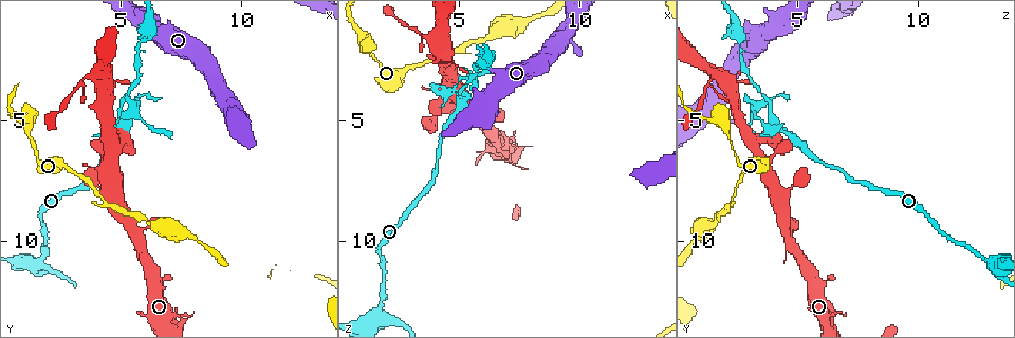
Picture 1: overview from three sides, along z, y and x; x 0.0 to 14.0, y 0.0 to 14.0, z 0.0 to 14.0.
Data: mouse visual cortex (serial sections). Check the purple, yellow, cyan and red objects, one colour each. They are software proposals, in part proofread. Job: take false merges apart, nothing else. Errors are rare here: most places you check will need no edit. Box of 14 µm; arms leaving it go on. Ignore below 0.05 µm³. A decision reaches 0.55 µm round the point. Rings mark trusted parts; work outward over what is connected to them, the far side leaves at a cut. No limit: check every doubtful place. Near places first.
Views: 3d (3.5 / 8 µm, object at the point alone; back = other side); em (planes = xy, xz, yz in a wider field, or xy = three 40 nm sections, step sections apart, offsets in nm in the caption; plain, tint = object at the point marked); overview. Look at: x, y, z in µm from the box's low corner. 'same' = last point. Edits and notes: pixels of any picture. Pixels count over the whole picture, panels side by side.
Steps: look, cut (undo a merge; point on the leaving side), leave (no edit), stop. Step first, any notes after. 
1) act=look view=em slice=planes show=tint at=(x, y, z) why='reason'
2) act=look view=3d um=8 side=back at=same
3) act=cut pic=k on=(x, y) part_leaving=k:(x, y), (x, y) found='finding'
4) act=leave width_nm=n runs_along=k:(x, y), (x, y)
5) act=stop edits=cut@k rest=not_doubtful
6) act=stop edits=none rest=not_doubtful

act=look view=3d um=3.5 at=(5.1, 5.2, 4.0) why='three-way junction'

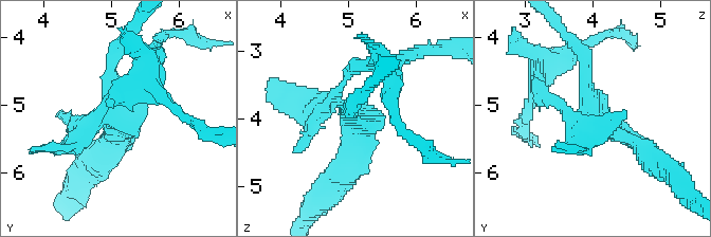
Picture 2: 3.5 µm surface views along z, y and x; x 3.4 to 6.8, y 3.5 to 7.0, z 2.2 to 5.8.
act=look view=em slice=xy step=3 show=plain at=(5.10, 5.10, 4.05)

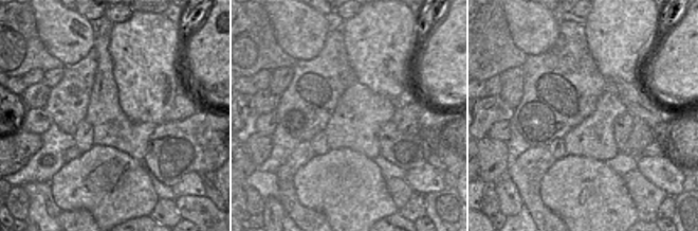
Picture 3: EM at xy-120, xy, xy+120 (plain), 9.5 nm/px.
act=look view=em slice=xy step=3 show=tint at=same why='where the object lies'

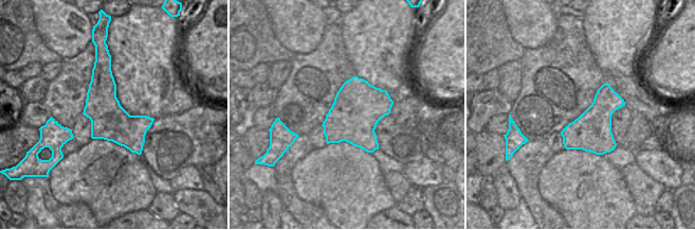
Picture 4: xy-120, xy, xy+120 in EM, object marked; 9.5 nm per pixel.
act=leave runs_along=2:(644, 151), (590, 109), (575, 43) found='all the same cell'

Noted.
act=look view=3d um=3.5 at=(5.4, 4.7, 3.2)

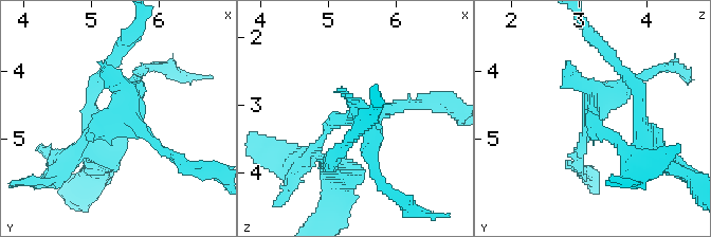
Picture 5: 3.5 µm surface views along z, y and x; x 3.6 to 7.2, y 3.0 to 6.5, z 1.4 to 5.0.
act=look view=em slice=planes show=tint at=(5.40, 4.70, 3.25)

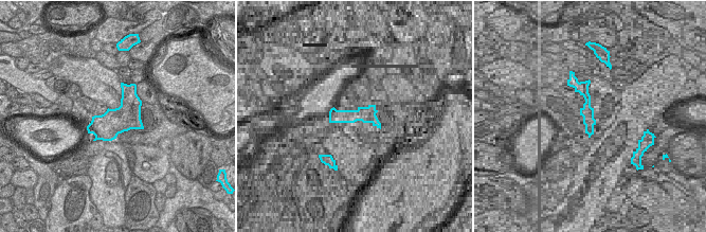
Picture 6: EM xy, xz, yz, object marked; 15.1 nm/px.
act=leave runs_along=5:(79, 156), (134, 80) found='all the same cell'

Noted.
act=look view=3d um=3.5 at=(1.8, 11.0, 13.0)

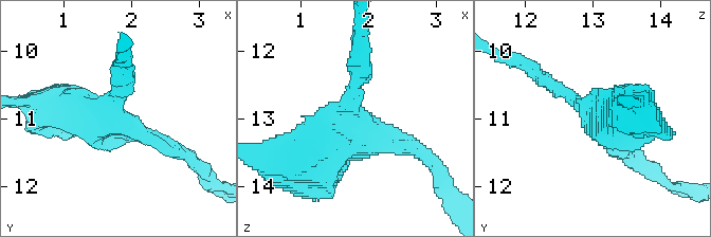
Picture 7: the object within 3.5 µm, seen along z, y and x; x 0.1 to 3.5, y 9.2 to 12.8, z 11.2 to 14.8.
act=look view=em slice=xy step=2 show=tint at=(1.75, 10.90, 12.95) arms=4 arm_widths_nm=200,200,300,600 why='need the tissue'

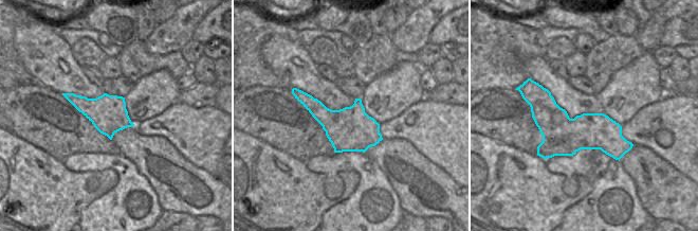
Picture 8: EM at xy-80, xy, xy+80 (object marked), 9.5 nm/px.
act=leave runs_along=8:(534, 105), (564, 132), (629, 145) found='all the same cell'

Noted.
act=stop edits=none rest=not_doubtful

